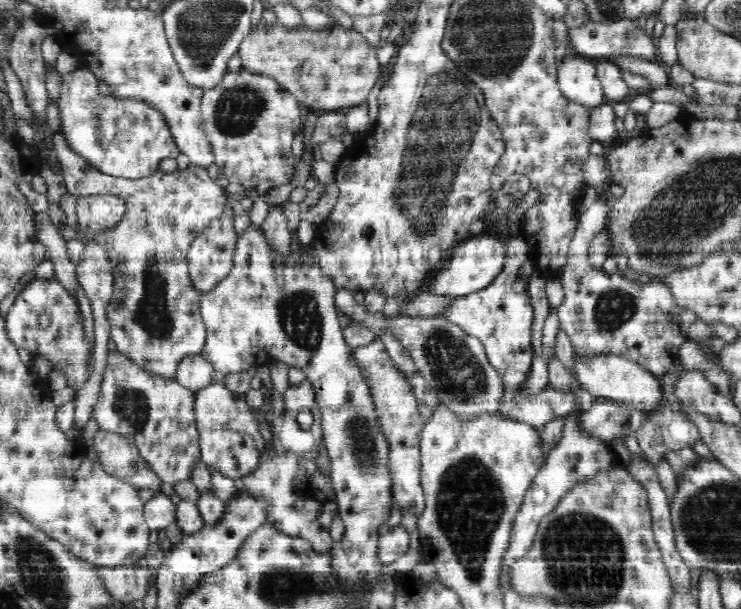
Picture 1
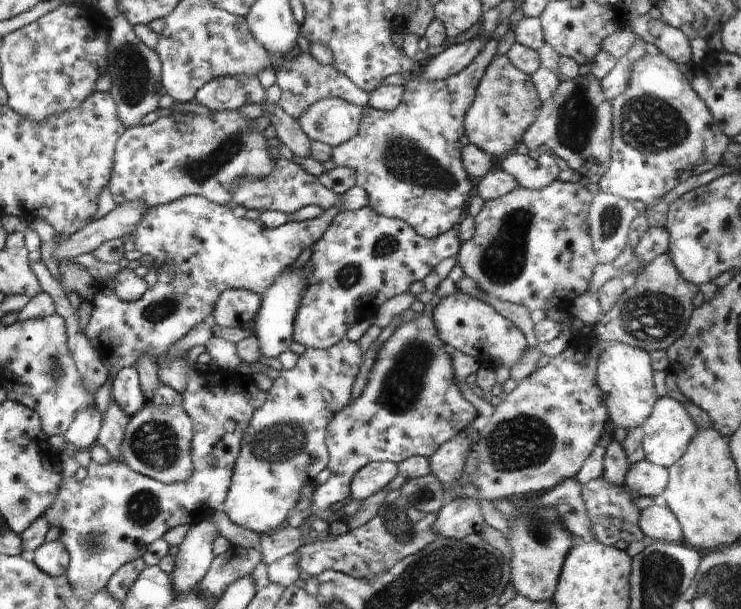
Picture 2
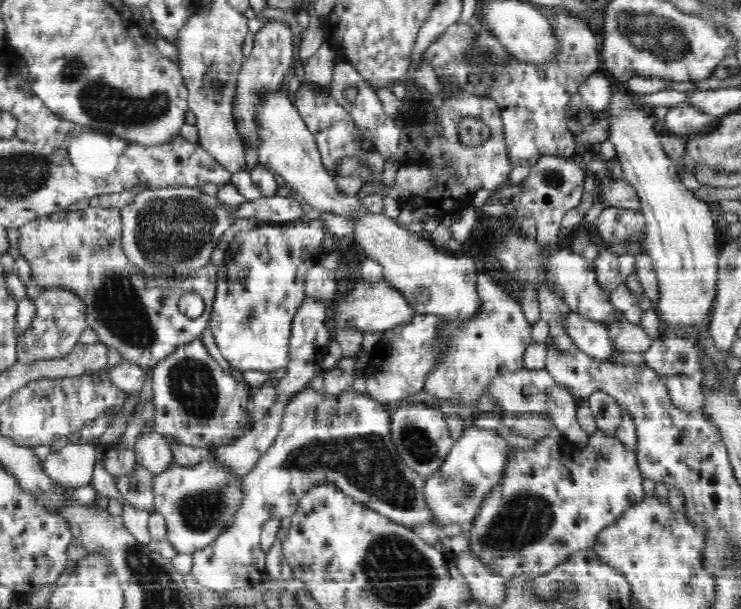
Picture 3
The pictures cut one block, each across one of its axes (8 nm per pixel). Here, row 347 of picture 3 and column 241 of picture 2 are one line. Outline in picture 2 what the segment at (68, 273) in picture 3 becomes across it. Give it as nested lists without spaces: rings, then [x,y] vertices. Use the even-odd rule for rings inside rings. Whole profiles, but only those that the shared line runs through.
[[[214,111],[212,116],[194,115],[189,119],[186,119],[183,123],[179,123],[174,115],[166,116],[164,118],[159,117],[155,122],[150,125],[138,125],[132,128],[127,128],[124,134],[118,138],[115,144],[114,166],[112,167],[112,176],[110,177],[109,188],[112,198],[116,204],[124,202],[140,202],[144,206],[155,207],[160,205],[166,205],[167,203],[176,201],[184,196],[200,196],[206,198],[209,202],[218,205],[231,206],[231,187],[235,181],[239,179],[264,179],[268,177],[268,174],[275,170],[277,159],[272,157],[269,152],[267,139],[263,132],[258,128],[256,119],[251,120],[248,116],[244,116],[241,111]]]

